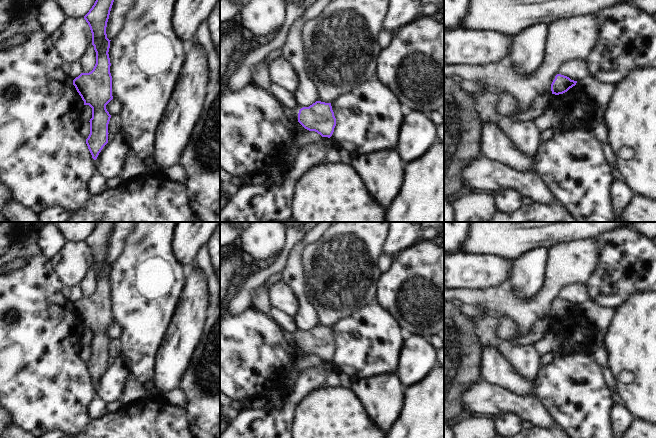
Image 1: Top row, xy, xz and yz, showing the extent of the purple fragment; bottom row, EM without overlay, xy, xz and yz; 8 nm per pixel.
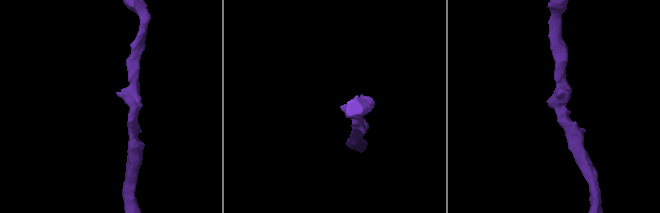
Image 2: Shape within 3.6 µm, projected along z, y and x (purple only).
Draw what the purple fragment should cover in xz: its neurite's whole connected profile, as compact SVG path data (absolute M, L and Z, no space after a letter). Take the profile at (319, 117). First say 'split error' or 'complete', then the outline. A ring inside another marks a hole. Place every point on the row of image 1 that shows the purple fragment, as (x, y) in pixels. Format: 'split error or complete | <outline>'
split error | M316 101L309 107L288 109L279 103L284 115L297 120L306 130L315 131L322 137L330 138L336 126L336 118L331 103Z

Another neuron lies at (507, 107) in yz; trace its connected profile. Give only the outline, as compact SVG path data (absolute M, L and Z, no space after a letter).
M484 80L474 81L478 88L473 91L470 97L476 104L477 99L487 93L497 93L499 95L499 103L497 104L497 110L500 117L506 117L510 119L517 114L517 101L516 98L507 93L500 84L496 84L494 87L489 85Z

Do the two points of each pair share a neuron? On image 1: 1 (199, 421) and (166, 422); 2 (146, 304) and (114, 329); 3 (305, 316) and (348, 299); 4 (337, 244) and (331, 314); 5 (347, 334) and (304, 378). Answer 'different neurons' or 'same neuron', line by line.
1: different neurons
2: different neurons
3: different neurons
4: same neuron
5: different neurons

